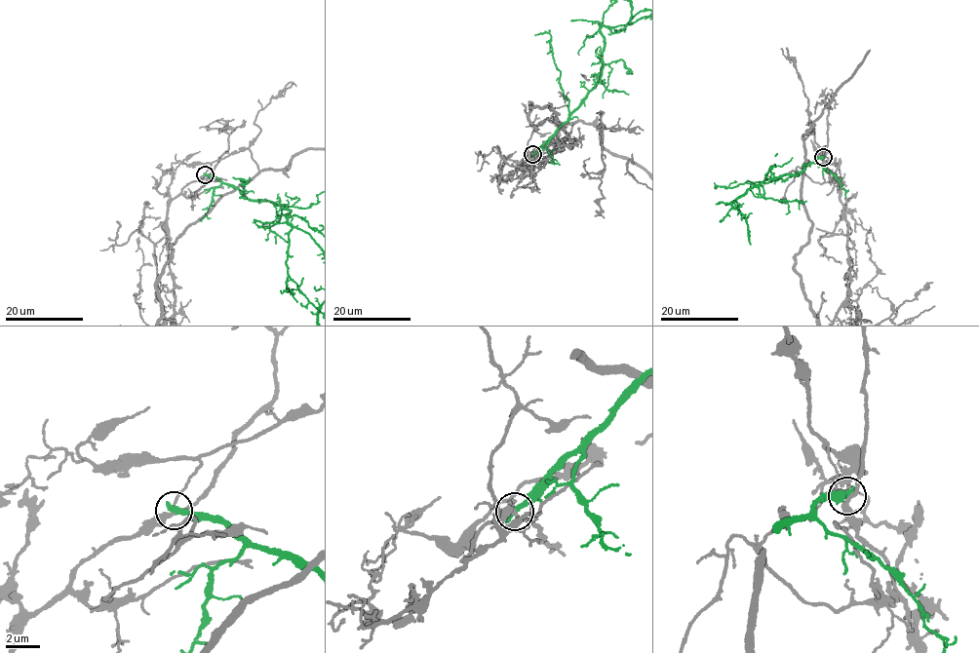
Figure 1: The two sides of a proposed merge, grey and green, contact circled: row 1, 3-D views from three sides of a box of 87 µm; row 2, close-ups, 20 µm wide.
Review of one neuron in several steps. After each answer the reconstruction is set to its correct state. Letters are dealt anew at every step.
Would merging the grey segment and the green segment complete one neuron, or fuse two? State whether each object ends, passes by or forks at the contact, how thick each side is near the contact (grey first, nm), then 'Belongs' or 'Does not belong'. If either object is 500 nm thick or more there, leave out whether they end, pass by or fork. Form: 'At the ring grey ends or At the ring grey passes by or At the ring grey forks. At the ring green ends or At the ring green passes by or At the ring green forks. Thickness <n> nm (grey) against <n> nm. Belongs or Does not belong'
At the ring grey forks. At the ring green ends. Thickness 220 nm (grey) against 360 nm. Does not belong

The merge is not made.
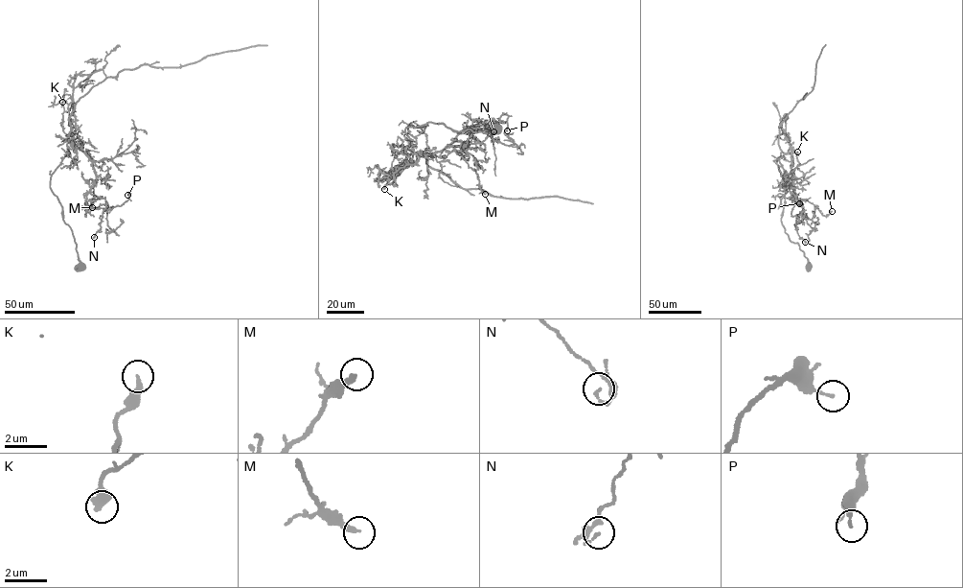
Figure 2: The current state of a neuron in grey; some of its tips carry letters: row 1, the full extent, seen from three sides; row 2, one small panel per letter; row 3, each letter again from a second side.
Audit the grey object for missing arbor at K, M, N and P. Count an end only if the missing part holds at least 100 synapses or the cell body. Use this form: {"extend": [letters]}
{"extend": []}

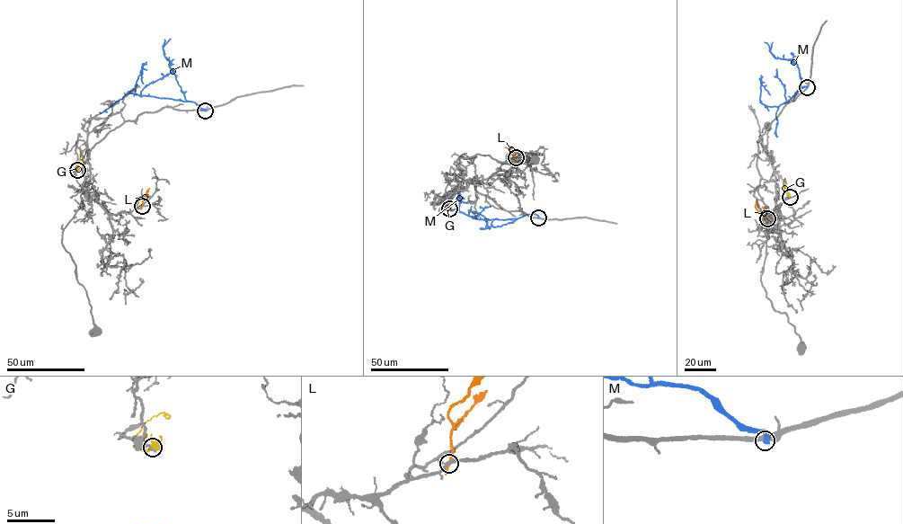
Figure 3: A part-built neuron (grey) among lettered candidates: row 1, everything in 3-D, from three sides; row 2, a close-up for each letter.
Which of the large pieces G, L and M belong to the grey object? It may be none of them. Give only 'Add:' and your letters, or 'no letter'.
Add: no letter

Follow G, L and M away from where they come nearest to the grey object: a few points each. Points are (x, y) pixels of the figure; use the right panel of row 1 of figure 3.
G: (790, 197), (784, 179)
L: (767, 218), (756, 208), (756, 201)
M: (807, 87), (800, 85), (786, 102), (771, 107), (765, 106), (759, 99), (760, 86), (770, 94)

